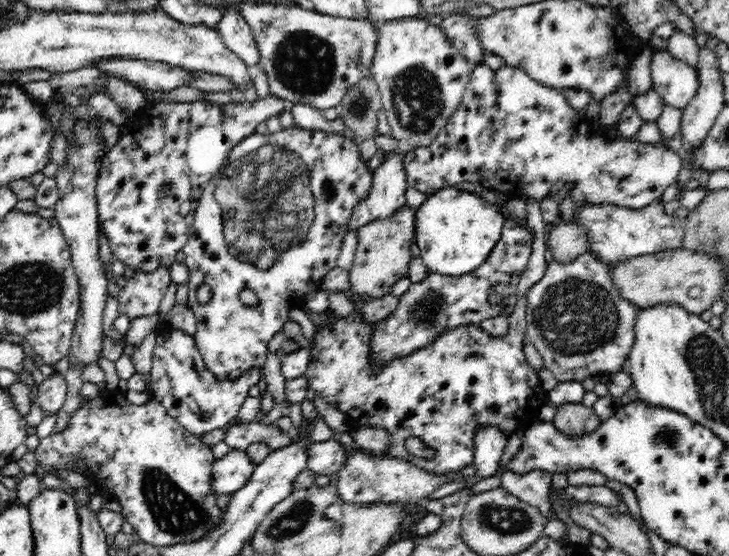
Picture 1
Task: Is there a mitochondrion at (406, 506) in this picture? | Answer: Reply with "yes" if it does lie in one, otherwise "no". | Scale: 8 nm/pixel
no

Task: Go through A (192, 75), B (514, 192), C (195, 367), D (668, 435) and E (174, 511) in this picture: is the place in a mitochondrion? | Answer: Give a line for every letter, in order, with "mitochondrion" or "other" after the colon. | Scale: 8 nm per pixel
A: other
B: other
C: other
D: mitochondrion
E: mitochondrion

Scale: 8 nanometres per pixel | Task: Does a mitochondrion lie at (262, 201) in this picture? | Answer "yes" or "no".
yes

